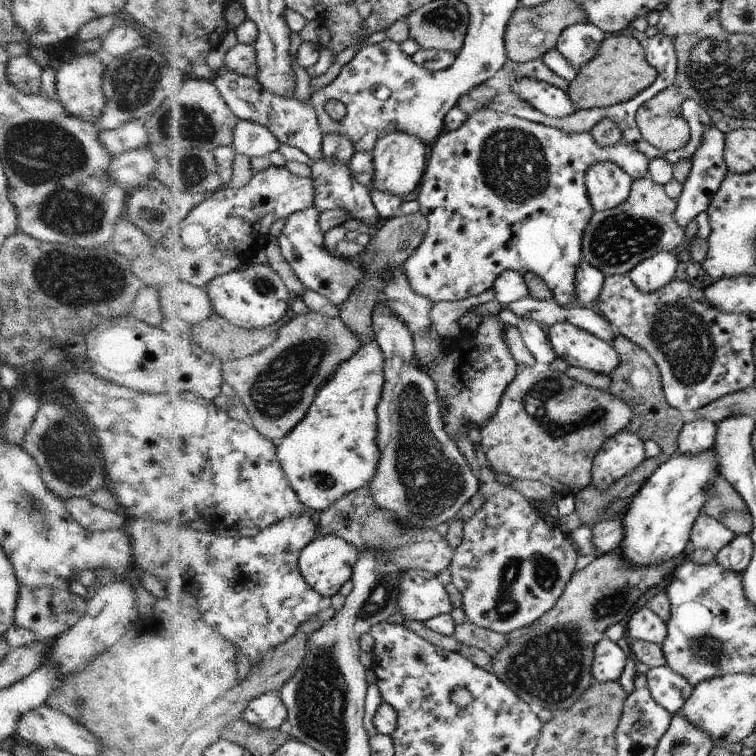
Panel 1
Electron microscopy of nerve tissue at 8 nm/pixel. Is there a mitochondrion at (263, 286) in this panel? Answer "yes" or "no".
yes

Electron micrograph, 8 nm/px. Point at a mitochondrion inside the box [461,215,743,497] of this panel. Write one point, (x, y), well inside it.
(682, 339)

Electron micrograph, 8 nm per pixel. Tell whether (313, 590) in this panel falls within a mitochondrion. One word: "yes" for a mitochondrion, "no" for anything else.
no

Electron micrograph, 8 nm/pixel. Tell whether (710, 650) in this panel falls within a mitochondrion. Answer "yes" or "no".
yes

